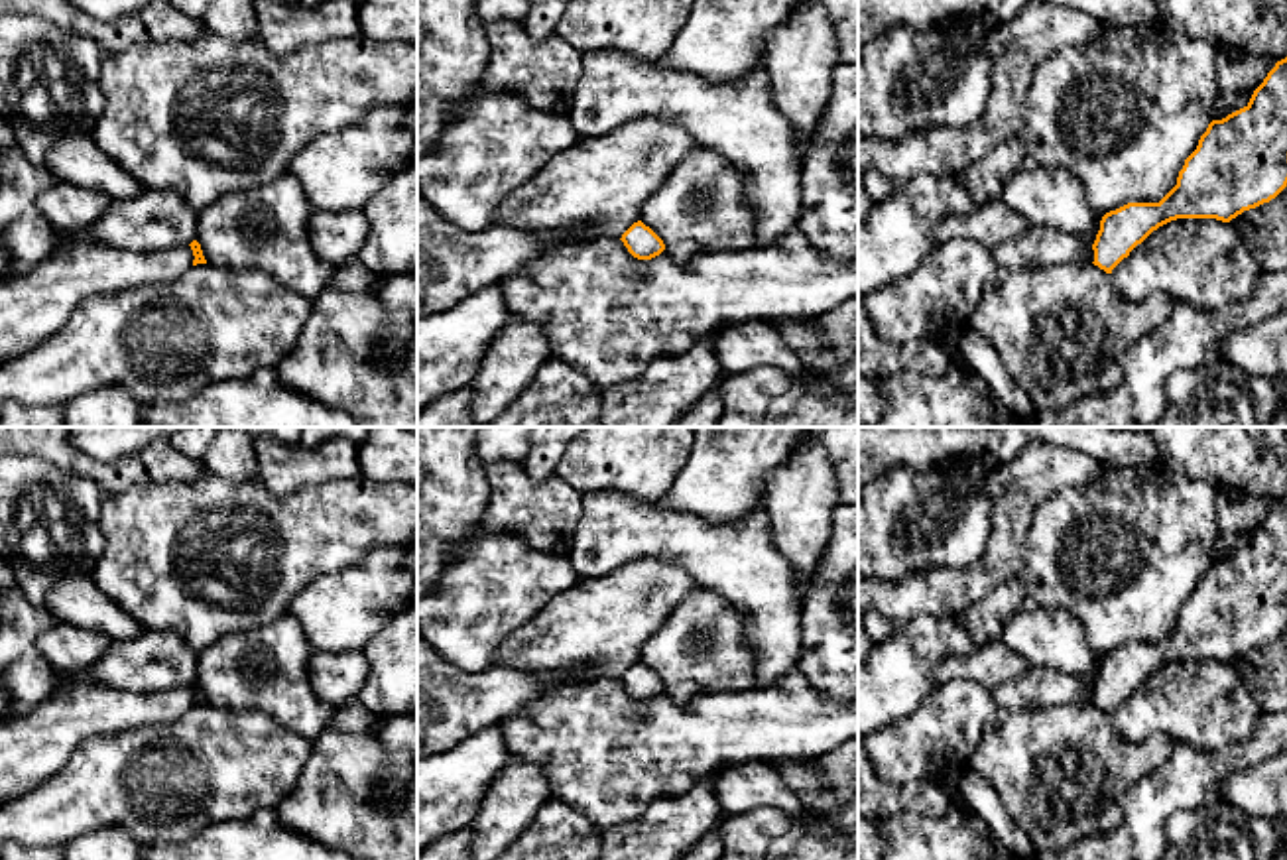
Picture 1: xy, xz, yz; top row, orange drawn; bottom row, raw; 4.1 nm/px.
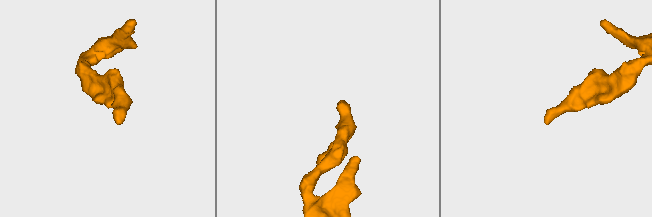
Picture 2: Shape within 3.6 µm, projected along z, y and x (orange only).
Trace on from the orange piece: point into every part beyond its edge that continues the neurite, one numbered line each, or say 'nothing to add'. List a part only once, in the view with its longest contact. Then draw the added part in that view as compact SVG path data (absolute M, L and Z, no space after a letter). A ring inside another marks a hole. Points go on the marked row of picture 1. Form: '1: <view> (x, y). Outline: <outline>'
nothing to add

